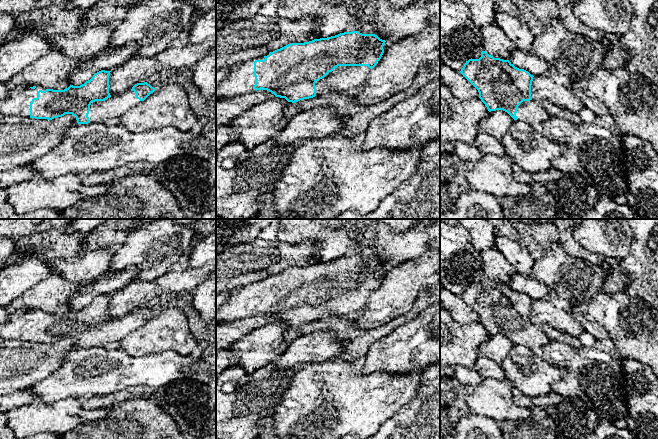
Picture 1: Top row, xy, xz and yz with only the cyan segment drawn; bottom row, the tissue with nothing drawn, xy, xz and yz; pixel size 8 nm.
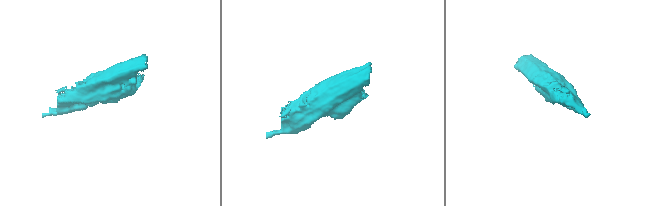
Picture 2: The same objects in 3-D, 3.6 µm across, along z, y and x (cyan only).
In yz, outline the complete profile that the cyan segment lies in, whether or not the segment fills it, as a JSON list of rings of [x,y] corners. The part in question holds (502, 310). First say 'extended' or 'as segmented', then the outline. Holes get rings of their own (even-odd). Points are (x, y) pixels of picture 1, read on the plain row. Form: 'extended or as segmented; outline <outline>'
extended; outline [[[486,275],[479,283],[469,283],[460,297],[478,314],[479,322],[488,335],[503,334],[514,344],[527,348],[542,347],[549,342],[545,333],[531,321],[533,299],[524,293],[515,291],[509,284],[494,282]]]

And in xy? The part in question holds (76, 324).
extended; outline [[[101,294],[84,308],[70,309],[64,314],[41,310],[16,314],[0,325],[0,339],[52,344],[72,338],[78,348],[103,347],[121,341],[156,314],[144,306],[135,308],[131,314],[110,318],[110,296]]]

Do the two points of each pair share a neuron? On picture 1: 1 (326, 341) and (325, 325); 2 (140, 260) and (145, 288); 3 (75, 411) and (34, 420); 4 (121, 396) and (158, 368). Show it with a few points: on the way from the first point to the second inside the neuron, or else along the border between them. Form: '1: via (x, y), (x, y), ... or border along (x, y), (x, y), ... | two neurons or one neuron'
1: border along (302, 335), (319, 331), (330, 331), (342, 344) | two neurons
2: border along (135, 279), (144, 280) | two neurons
3: via (65, 414), (58, 418), (44, 418) | one neuron
4: border along (156, 388), (150, 385), (136, 385), (109, 394) | two neurons

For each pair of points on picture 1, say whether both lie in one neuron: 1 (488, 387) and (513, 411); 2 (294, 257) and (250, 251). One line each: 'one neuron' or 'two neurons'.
1: one neuron
2: one neuron

